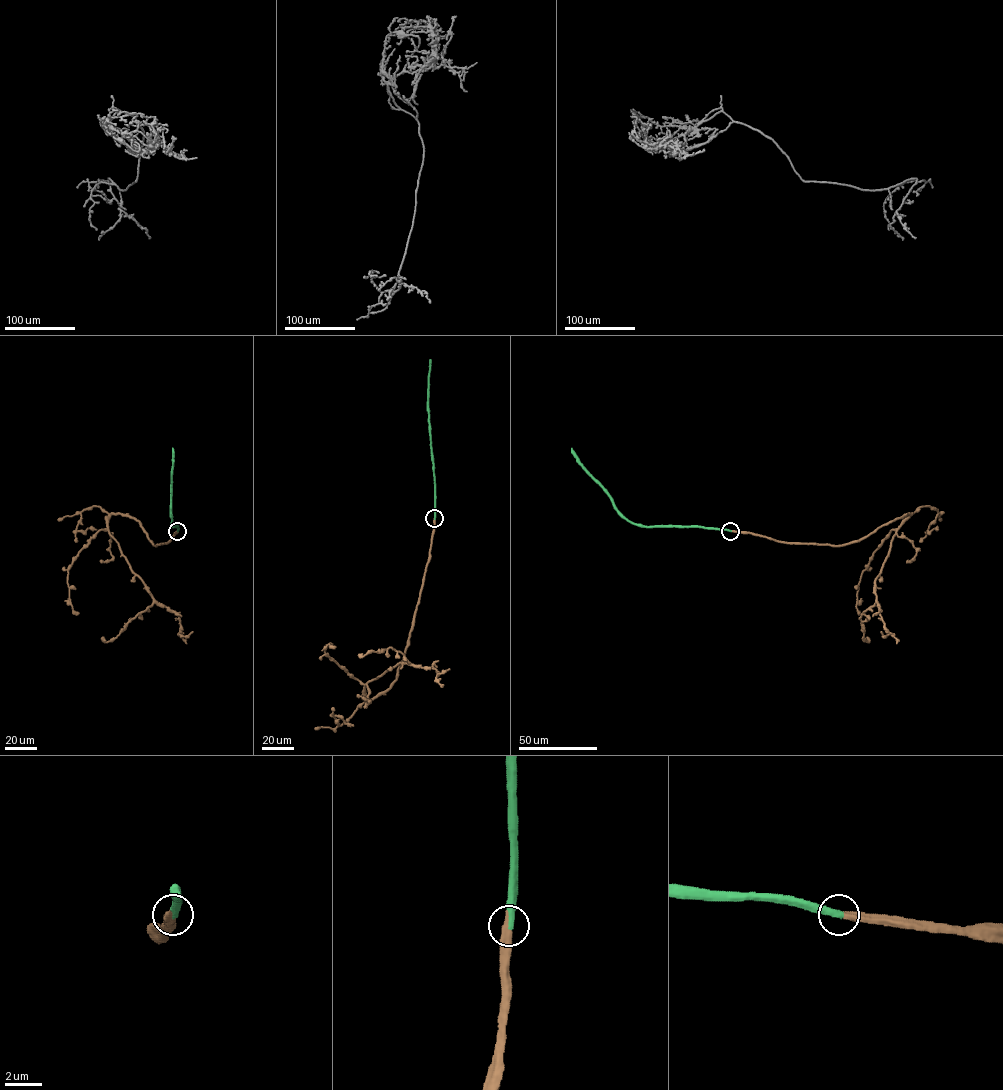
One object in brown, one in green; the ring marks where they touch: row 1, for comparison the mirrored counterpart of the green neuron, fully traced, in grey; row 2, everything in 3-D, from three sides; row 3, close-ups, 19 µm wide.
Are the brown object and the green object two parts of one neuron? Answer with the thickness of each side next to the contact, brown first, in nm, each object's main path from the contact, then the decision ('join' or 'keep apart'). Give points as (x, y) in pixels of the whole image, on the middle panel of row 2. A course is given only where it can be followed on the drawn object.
calibres 460 and 400 nm; course brown (434, 519), (419, 604), (398, 676), (368, 699), (369, 681), (399, 663), (410, 664), (390, 647), (359, 654); course green (434, 519), (428, 404), (430, 360); join

